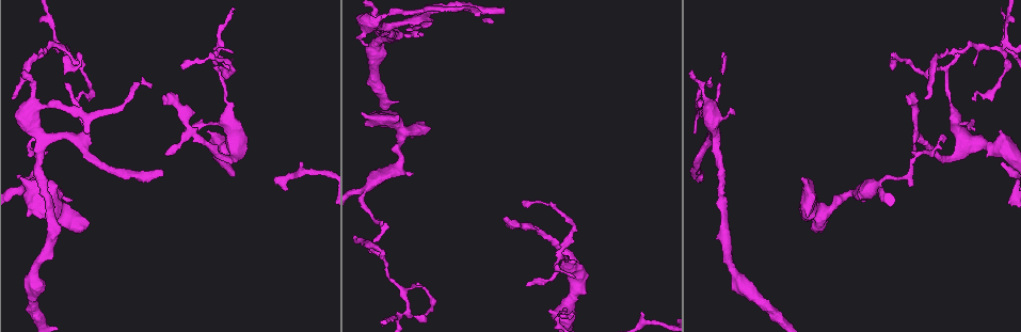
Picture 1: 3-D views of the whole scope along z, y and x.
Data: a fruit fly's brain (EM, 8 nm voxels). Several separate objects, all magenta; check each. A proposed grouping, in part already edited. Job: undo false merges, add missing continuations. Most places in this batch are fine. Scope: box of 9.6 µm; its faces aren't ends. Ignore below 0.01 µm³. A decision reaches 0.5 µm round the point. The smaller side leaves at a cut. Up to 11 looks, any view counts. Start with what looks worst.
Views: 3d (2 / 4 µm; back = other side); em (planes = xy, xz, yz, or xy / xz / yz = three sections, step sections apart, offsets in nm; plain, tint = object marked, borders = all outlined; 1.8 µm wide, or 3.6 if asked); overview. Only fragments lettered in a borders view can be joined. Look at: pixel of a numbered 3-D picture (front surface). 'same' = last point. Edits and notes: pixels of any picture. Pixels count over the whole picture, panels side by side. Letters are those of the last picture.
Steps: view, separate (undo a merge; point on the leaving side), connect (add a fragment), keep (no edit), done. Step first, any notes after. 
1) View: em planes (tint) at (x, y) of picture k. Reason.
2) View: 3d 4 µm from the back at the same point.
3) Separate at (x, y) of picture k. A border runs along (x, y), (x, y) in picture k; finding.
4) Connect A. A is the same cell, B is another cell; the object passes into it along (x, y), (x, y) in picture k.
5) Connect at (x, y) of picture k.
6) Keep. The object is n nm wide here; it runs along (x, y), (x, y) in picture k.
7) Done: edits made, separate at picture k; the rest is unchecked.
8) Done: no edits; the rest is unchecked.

View: em xy step 4 (borders) at (405, 315) of picture 1. Thin neck.

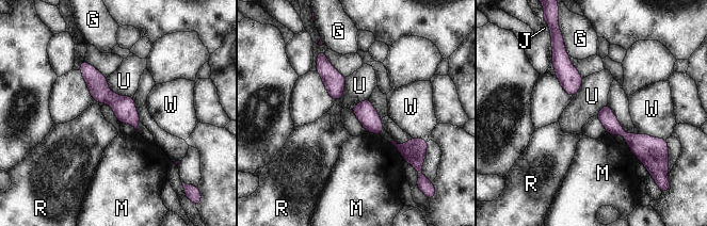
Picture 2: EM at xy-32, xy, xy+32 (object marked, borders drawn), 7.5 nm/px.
Keep. G, J, M, R, U and W are other cells; all the same neuron.

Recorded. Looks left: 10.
View: 3d 4 µm at (20, 176) of picture 1.

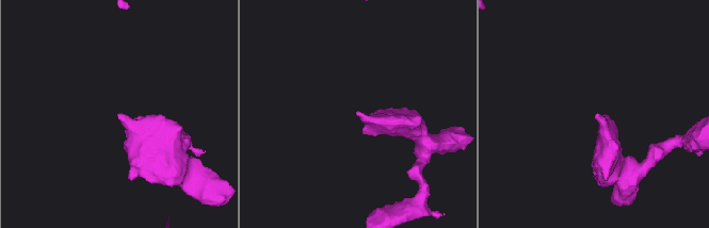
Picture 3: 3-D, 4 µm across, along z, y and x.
View: em planes (borders) at (120, 113) of picture 3.

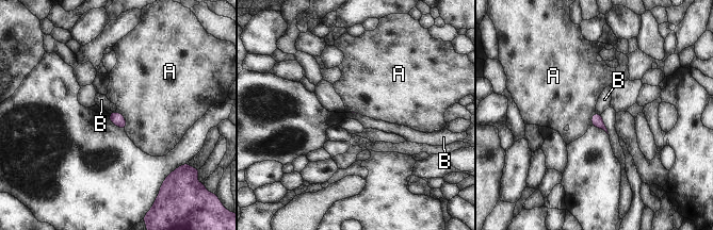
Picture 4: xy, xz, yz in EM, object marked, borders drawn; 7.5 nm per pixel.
Keep. A and B are other cells; none of them fits.

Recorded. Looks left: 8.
View: 3d 2 µm at (505, 217) of picture 1. An open end.

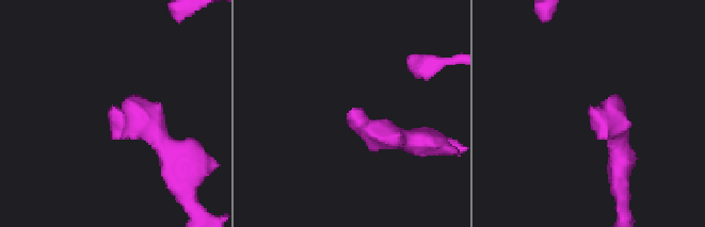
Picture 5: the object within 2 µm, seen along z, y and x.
View: em xy step 16 (tint) at (350, 112) of picture 5.

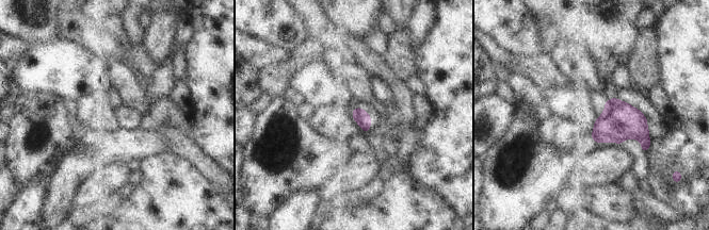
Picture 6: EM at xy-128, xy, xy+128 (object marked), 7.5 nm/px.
View: em xy step 16 (borders) at the same point. What lies round it.

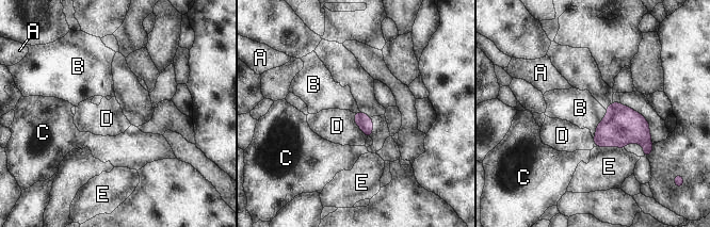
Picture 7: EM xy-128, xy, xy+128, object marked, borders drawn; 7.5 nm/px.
Keep. A, B, C, D and E are other cells; a border runs along (354, 113), (355, 124), (367, 138) in picture 7; no lettered fragment goes on from it.

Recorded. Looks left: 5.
View: 3d 2 µm at (233, 52) of picture 1. Branch stops here.

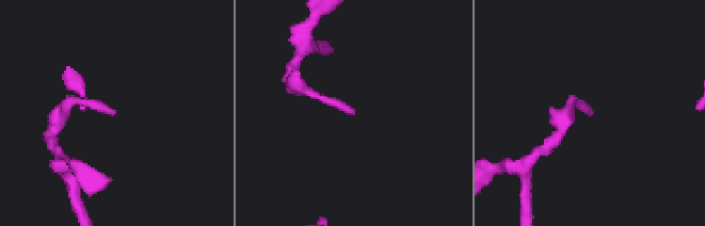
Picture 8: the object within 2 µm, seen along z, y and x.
View: em planes (borders) at (354, 114) of picture 8. Now the EM.

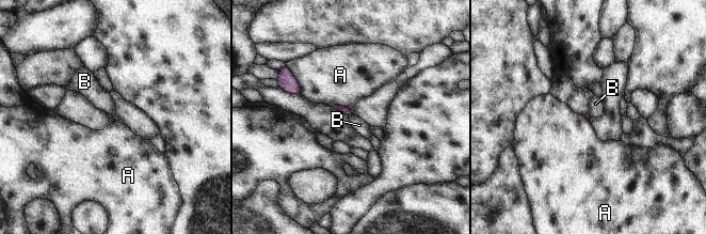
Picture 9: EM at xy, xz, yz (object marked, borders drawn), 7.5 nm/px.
Keep. A and B are other cells; a border runs along (352, 113), (349, 116) in picture 9; none of them fits.

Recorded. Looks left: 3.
Done: no edits; the rest is unchecked.

